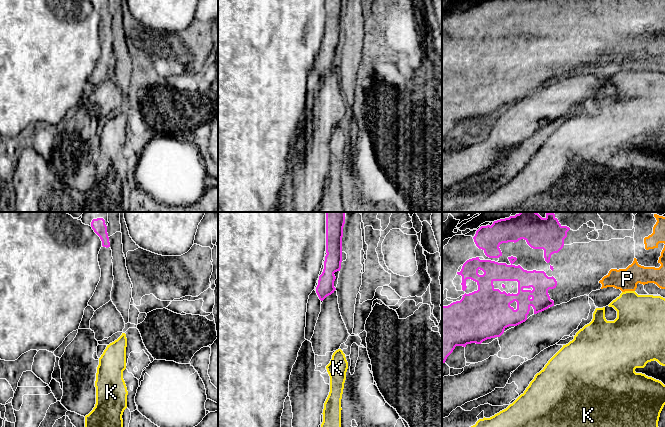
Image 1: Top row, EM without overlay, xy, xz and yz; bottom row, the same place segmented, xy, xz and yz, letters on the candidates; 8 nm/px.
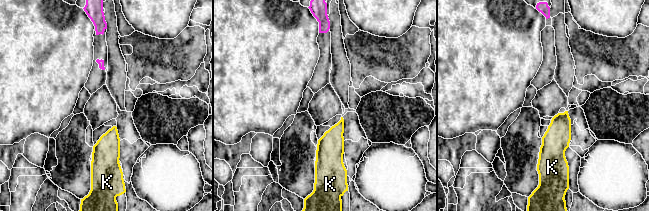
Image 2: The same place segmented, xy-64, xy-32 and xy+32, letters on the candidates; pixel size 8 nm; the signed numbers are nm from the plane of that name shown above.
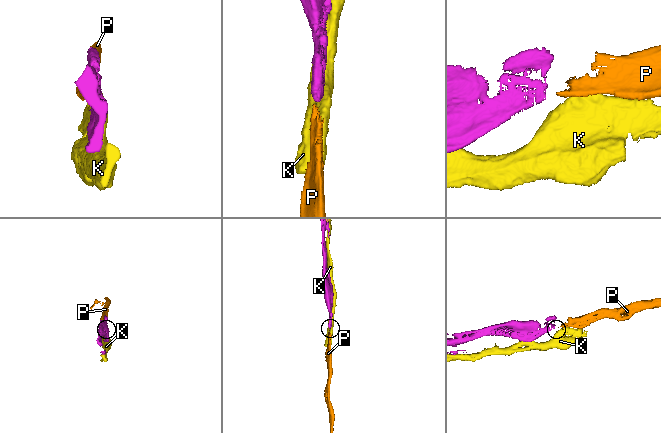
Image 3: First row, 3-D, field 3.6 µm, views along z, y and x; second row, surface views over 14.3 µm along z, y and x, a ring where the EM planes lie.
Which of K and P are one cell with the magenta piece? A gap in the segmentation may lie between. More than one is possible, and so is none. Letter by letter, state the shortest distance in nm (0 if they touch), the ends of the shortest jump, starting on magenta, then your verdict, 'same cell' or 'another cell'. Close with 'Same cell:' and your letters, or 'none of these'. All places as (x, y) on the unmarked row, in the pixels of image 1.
K: 280 nm apart; from magenta across yz (553, 81), (579, 106); another cell
P: 340 nm apart; from magenta across yz (556, 57), (599, 57); same cell
Same cell: P

